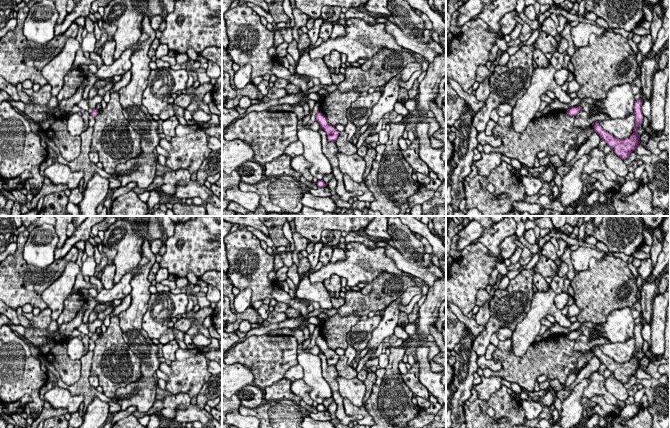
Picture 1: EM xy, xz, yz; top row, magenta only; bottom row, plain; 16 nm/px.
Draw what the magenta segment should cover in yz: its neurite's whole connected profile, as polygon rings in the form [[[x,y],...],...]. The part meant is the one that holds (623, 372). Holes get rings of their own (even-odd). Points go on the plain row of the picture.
[[[641,322],[635,325],[633,337],[635,339],[635,350],[633,358],[629,362],[618,363],[603,354],[598,345],[595,346],[594,356],[597,357],[622,384],[629,382],[630,378],[637,373],[637,370],[640,368],[640,359],[637,357],[637,353],[643,348],[642,328],[643,324]]]

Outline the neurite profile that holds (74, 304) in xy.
[[[79,291],[76,292],[74,296],[69,297],[64,302],[63,311],[57,319],[58,326],[69,323],[73,318],[75,318],[77,313],[83,309],[85,301],[86,297],[81,296]]]

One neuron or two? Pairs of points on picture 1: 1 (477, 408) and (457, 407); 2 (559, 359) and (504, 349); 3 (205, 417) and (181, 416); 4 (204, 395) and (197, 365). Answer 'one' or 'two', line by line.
1: two
2: one
3: one
4: two

